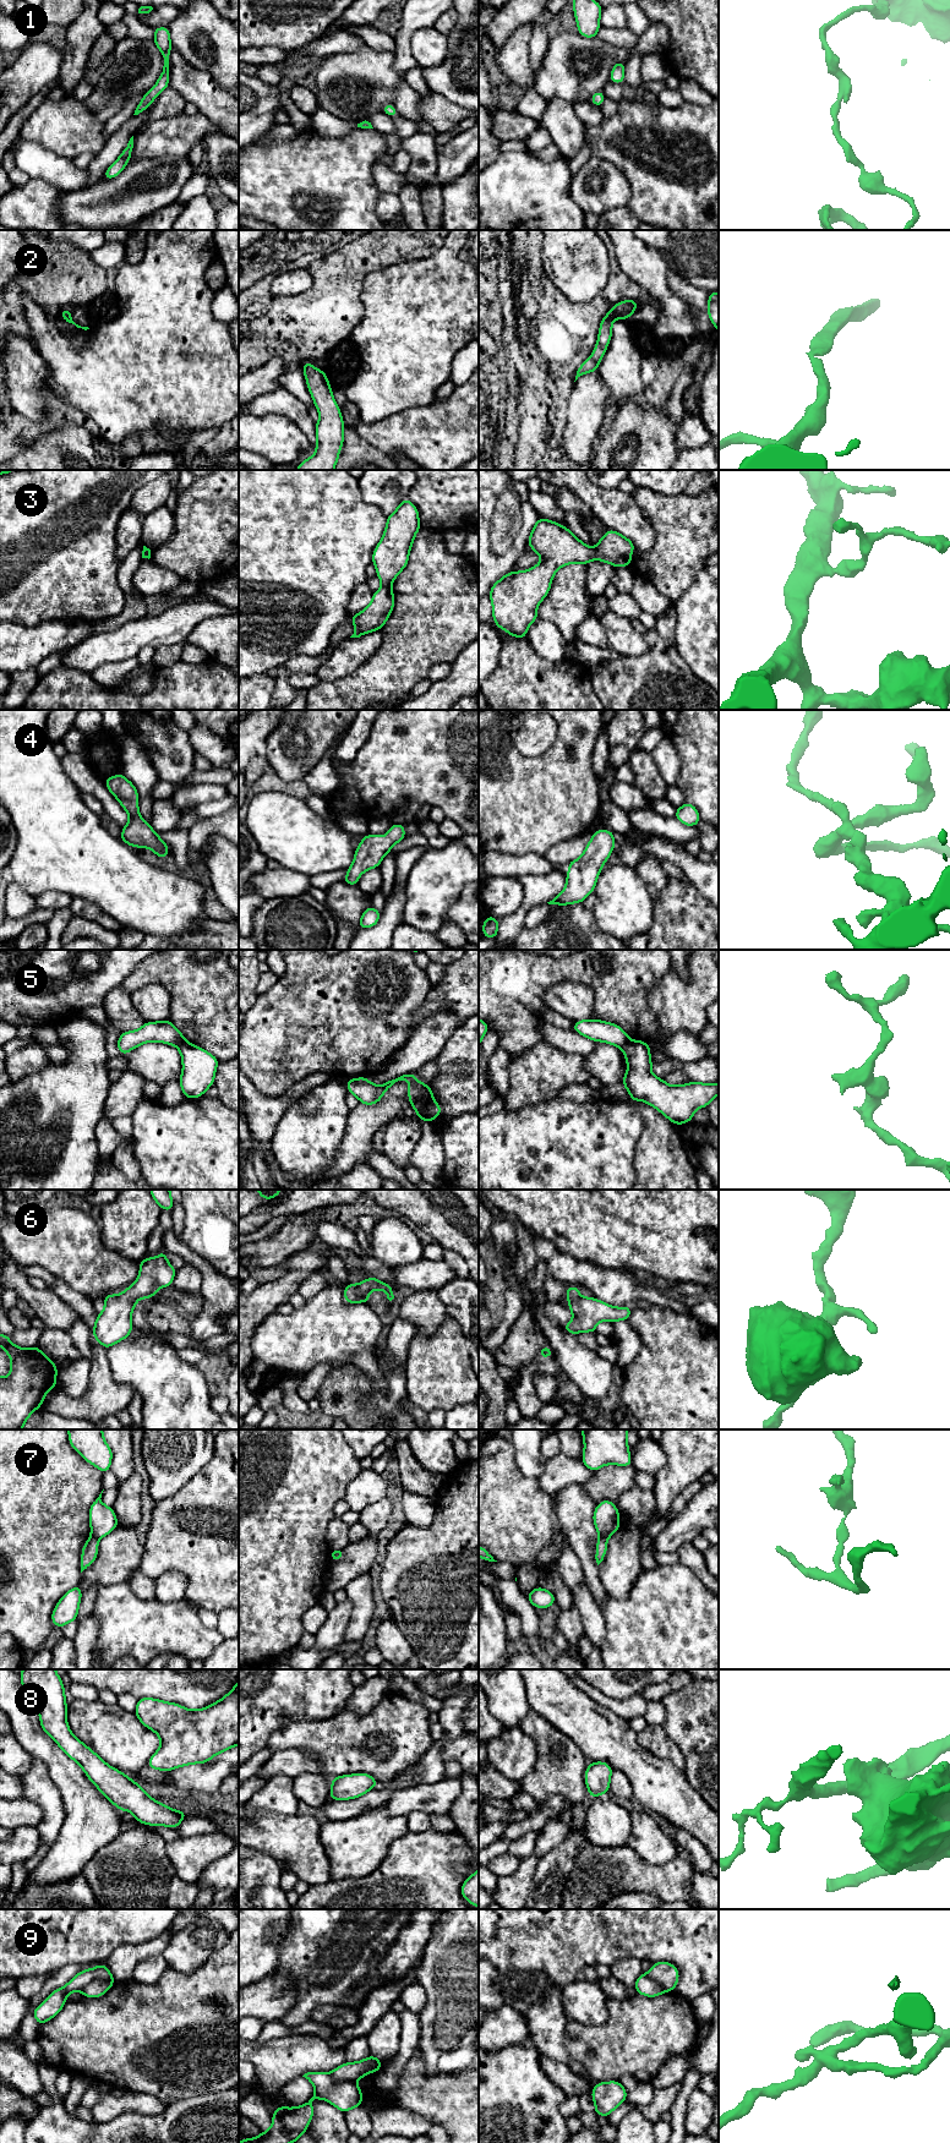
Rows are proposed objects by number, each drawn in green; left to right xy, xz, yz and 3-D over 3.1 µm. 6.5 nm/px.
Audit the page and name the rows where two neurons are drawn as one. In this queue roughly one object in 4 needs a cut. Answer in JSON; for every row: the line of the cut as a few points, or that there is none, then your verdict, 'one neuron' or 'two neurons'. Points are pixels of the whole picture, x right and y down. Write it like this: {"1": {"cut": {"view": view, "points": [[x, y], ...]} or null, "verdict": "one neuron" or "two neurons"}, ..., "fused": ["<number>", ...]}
{"1": {"cut": null, "verdict": "one neuron"}, "2": {"cut": null, "verdict": "one neuron"}, "3": {"cut": {"view": "yz", "points": [[595, 548], [593, 557]]}, "verdict": "two neurons"}, "4": {"cut": null, "verdict": "one neuron"}, "5": {"cut": {"view": "xz", "points": [[429, 1086], [411, 1103]]}, "verdict": "two neurons"}, "6": {"cut": null, "verdict": "one neuron"}, "7": {"cut": {"view": "yz", "points": [[599, 1536], [606, 1539]]}, "verdict": "two neurons"}, "8": {"cut": null, "verdict": "one neuron"}, "9": {"cut": {"view": "xy", "points": [[114, 1979], [89, 1980], [81, 1990]]}, "verdict": "two neurons"}, "fused": ["3", "5", "7", "9"]}

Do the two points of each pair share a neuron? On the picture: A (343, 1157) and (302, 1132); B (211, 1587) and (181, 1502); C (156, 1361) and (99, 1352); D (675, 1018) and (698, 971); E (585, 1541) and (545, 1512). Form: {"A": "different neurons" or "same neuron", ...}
{"A": "different neurons", "B": "same neuron", "C": "different neurons", "D": "same neuron", "E": "different neurons"}

